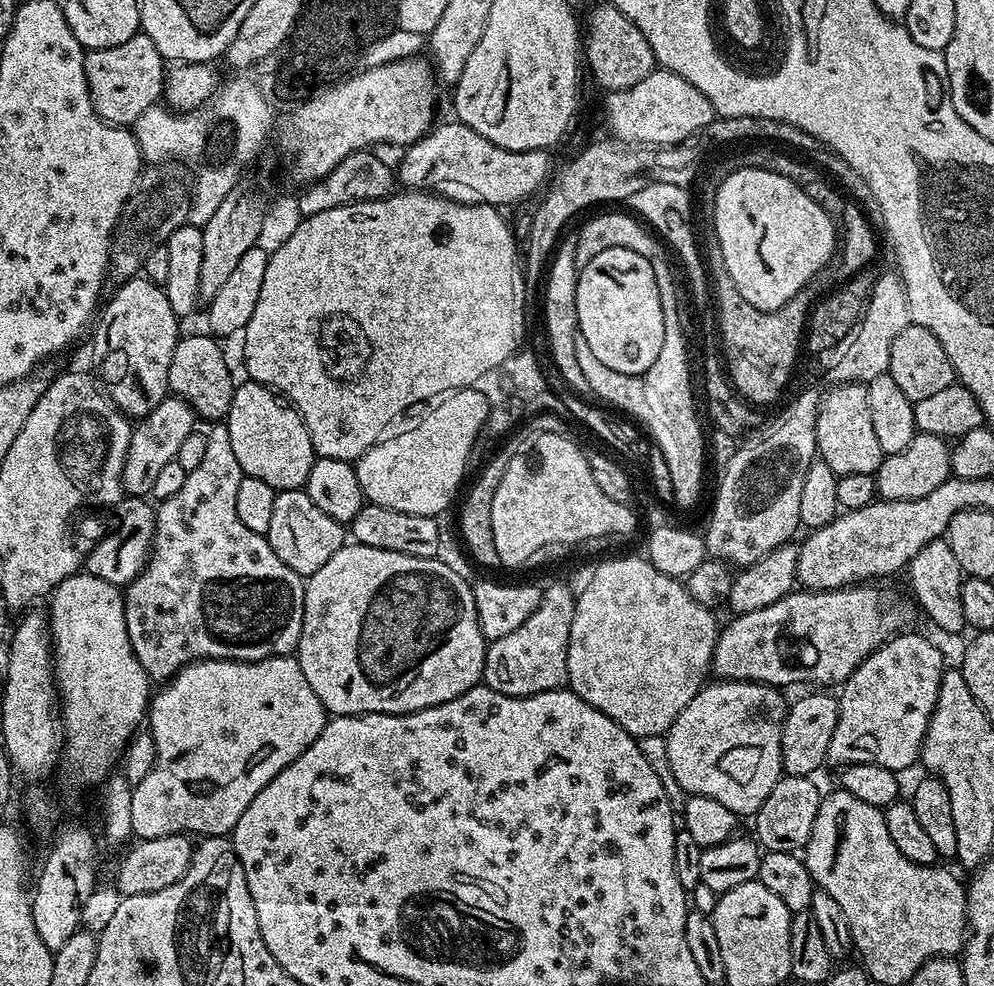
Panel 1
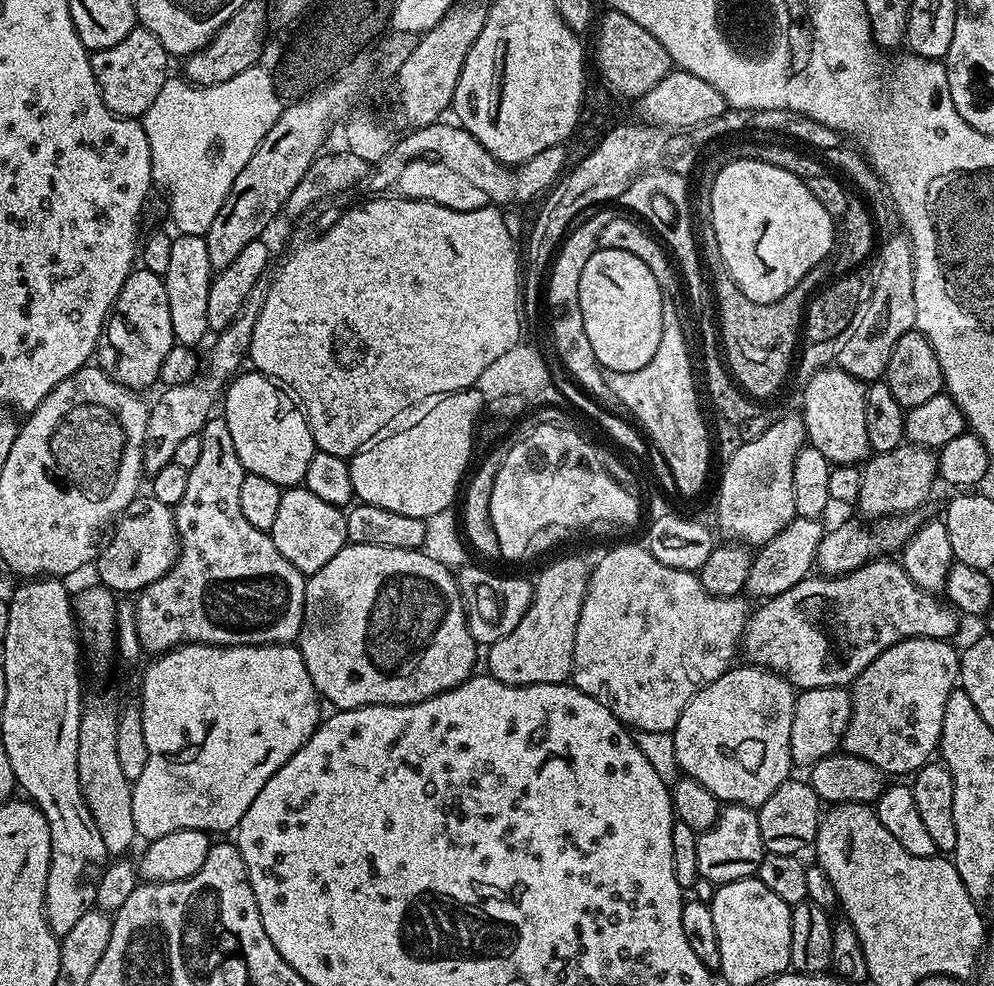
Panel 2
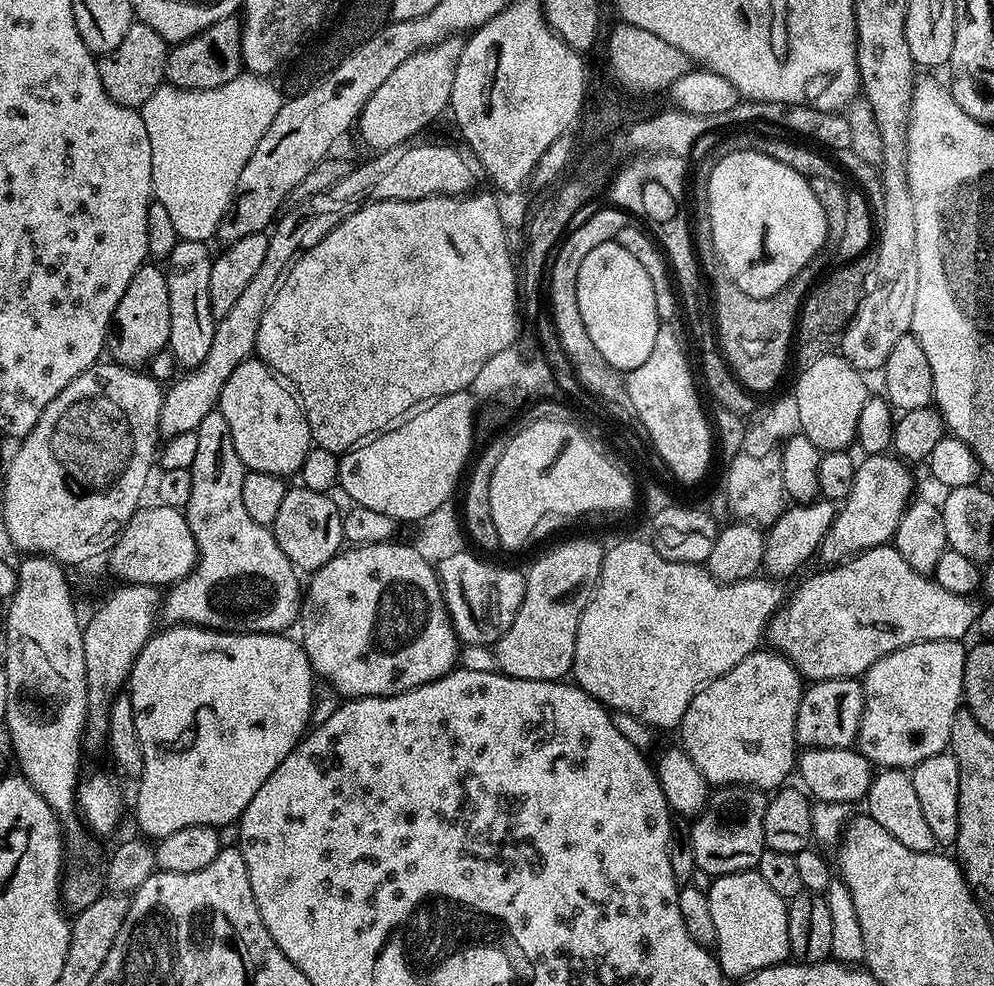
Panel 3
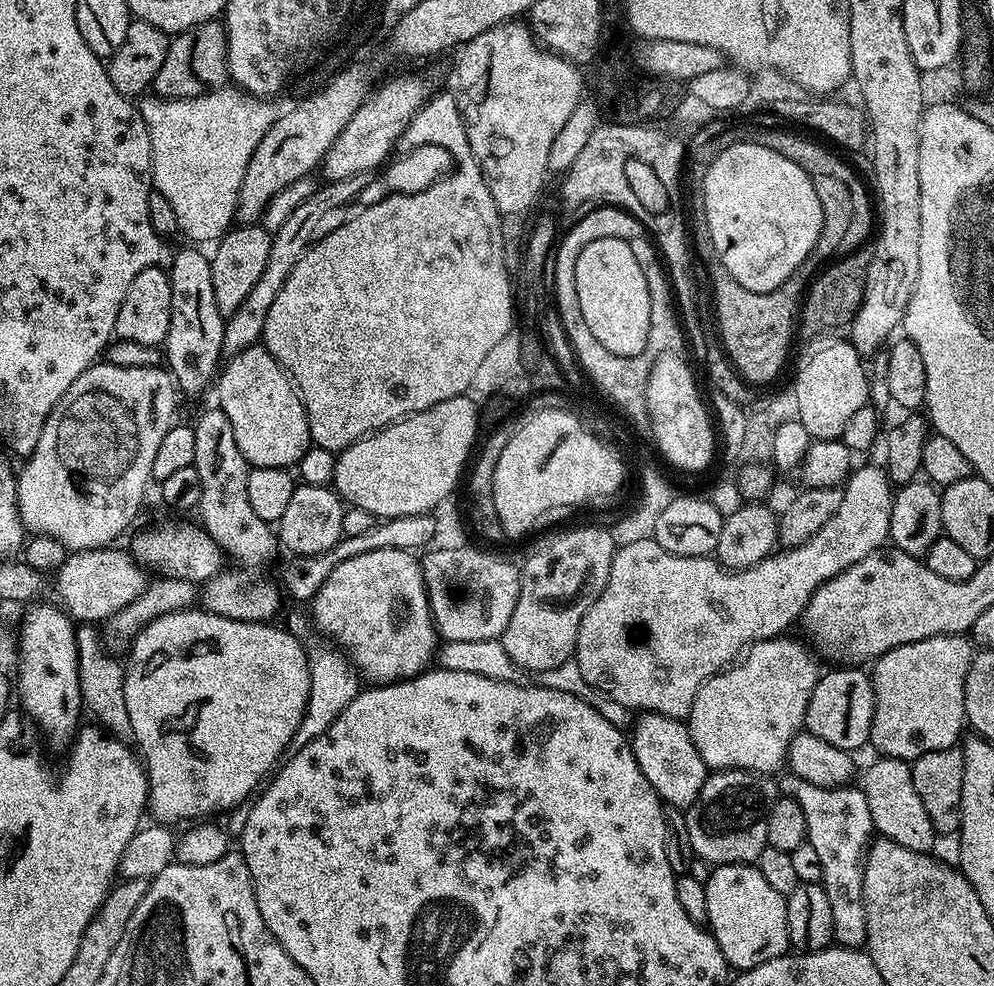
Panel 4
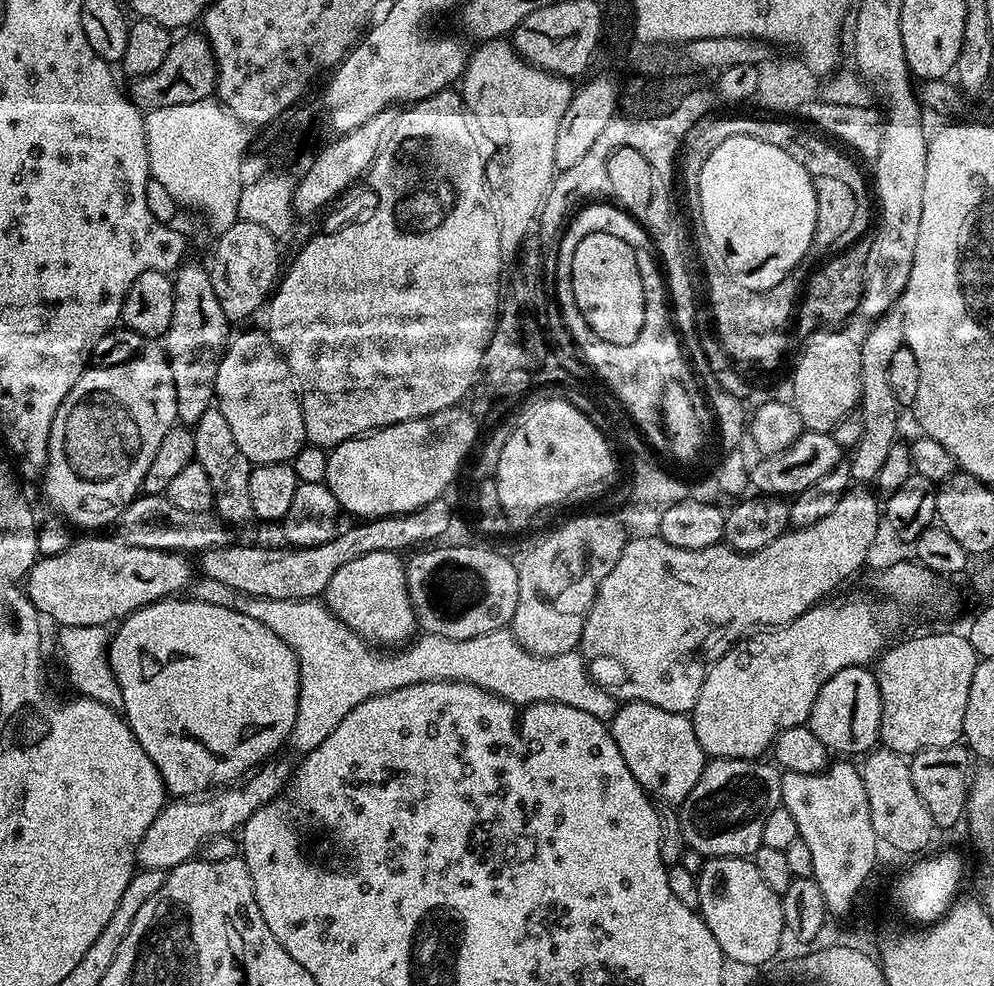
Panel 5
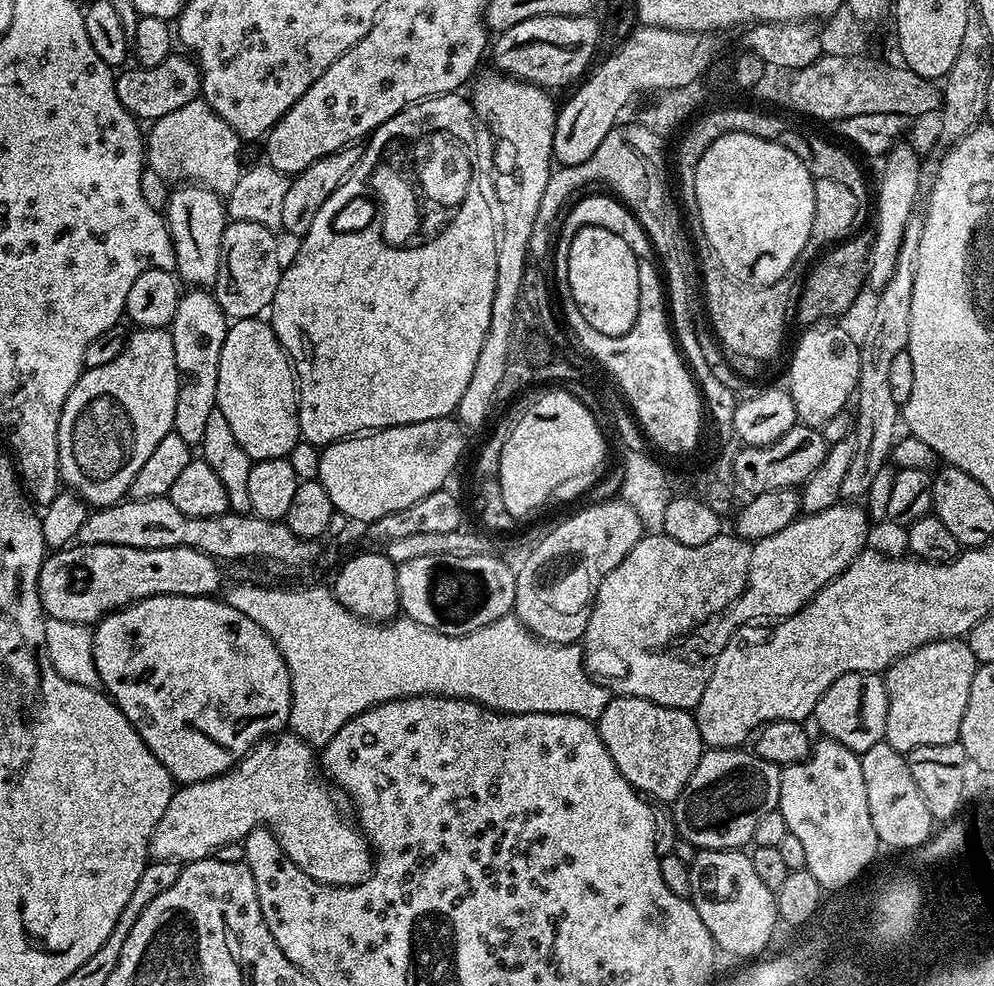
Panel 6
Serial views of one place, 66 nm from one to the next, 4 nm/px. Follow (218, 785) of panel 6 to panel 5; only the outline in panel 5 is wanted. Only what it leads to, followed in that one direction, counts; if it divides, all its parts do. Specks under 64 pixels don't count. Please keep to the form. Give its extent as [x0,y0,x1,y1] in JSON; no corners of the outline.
[136,759,290,873]

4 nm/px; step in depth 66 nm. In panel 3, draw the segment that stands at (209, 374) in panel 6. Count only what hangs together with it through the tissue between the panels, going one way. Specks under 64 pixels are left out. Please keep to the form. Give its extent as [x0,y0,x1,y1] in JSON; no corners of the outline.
[166,239,218,370]

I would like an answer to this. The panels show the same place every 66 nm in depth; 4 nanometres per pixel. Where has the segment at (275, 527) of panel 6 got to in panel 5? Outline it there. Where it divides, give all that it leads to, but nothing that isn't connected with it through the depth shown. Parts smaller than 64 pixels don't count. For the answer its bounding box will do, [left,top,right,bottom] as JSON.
[118,494,233,554]

